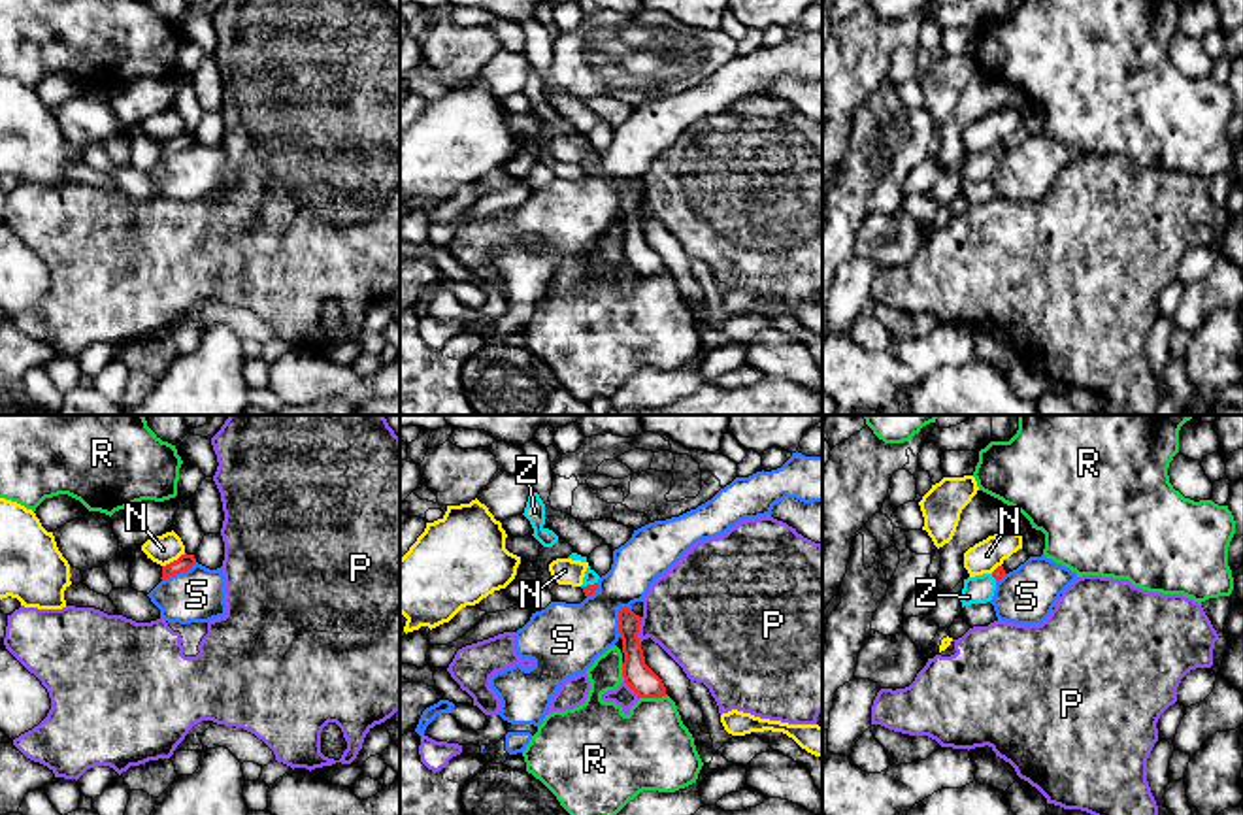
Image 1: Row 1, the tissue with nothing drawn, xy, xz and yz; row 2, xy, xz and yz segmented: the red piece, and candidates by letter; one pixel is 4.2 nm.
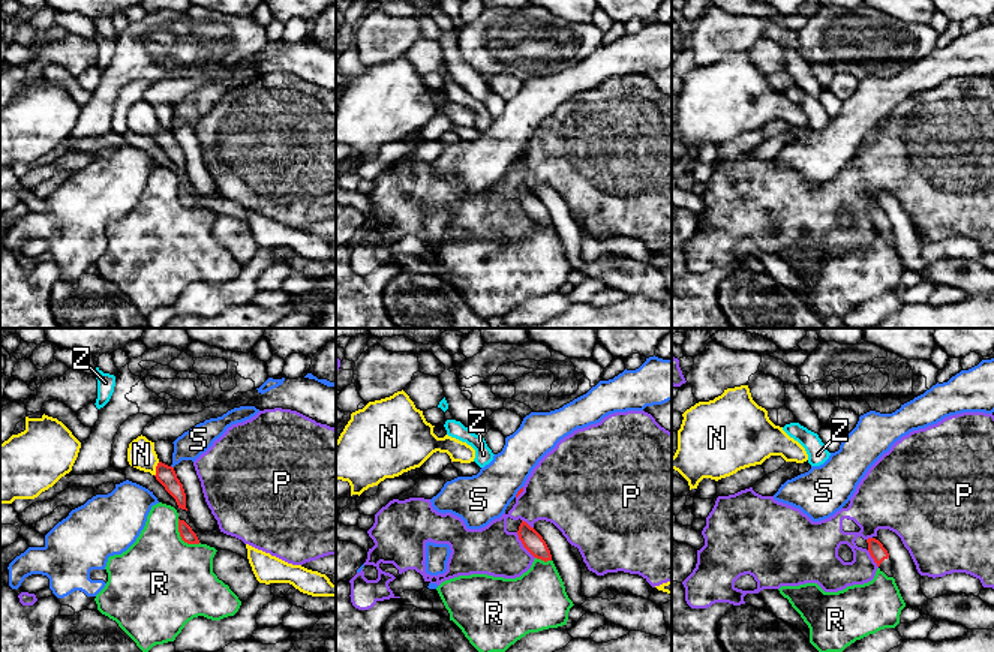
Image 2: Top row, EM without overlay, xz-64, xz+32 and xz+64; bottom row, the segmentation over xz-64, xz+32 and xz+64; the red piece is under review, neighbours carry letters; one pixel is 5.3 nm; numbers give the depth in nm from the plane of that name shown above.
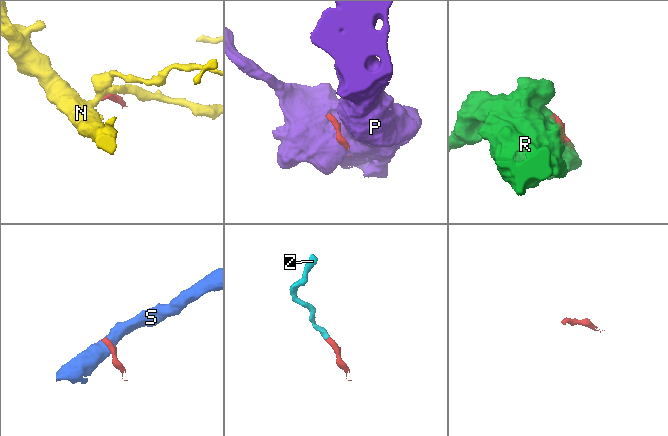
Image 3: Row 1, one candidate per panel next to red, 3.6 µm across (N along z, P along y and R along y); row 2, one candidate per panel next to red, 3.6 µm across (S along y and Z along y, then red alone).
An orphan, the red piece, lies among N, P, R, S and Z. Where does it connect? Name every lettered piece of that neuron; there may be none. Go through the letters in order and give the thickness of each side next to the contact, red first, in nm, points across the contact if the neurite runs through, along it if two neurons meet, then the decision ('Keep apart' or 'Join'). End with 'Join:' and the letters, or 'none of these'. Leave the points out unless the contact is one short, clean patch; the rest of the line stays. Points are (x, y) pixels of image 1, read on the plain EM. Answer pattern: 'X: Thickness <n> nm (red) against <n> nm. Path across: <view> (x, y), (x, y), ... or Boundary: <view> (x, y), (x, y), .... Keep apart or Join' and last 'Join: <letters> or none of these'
N: Thickness 70 nm (red) against 130 nm. Boundary: xy (185, 131), (163, 144). Keep apart
P: Thickness 120 nm (red) against 400 nm. Keep apart
R: Thickness 120 nm (red) against 360 nm. Boundary: xz (666, 272), (640, 276). Keep apart
S: Thickness 120 nm (red) against 320 nm. Boundary: xz (627, 183), (619, 187), (619, 214). Keep apart
Z: Thickness 50 nm (red) against 60 nm. Path across: xz (589, 166), (589, 163), (591, 153). Join
Join: Z

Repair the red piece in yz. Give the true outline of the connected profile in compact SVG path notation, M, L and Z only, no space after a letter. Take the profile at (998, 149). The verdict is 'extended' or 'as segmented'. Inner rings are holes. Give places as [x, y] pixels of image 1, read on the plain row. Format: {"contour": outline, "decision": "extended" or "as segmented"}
{"contour": "M998 143L992 151L983 151L964 157L962 185L971 181L986 181L992 177L996 160L1005 153L1003 143Z", "decision": "extended"}

